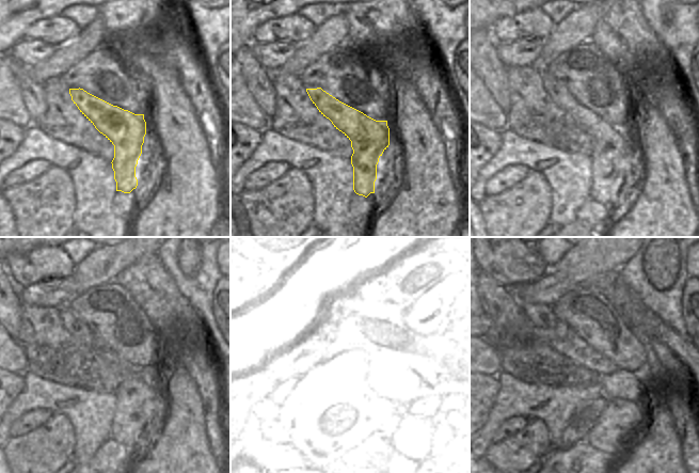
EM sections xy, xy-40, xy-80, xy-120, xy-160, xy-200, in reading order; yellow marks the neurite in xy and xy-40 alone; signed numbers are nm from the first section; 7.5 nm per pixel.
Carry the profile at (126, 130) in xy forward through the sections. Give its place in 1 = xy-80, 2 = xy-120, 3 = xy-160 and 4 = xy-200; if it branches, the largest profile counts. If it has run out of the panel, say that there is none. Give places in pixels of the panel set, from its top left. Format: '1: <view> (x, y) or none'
1: xy-80 (610, 143)
2: xy-120 (132, 395)
3: xy-160 (376, 410)
4: xy-200 (620, 416)

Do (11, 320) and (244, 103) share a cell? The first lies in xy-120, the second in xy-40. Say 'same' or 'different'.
different

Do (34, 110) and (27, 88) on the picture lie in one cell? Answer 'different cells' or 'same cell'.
same cell

